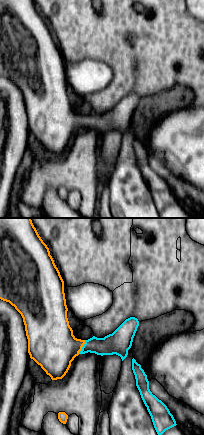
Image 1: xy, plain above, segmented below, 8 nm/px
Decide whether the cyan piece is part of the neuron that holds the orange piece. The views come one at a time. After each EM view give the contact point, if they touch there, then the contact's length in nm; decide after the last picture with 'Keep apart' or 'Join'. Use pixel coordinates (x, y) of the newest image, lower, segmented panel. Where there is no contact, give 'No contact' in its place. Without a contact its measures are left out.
Touches orange at (82, 346). Shared border 130 nm

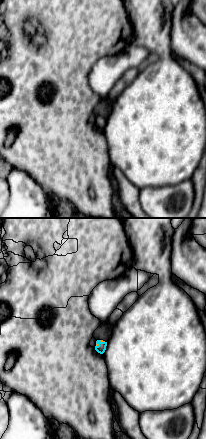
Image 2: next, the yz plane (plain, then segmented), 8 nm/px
Touches orange at (102, 341). Shared border 50 nm

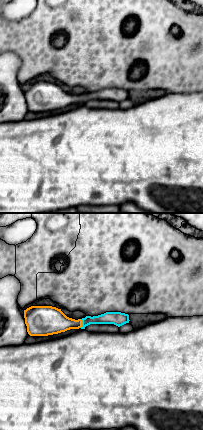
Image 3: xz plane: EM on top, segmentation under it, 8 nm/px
Touches orange at (81, 323). Shared border 70 nm

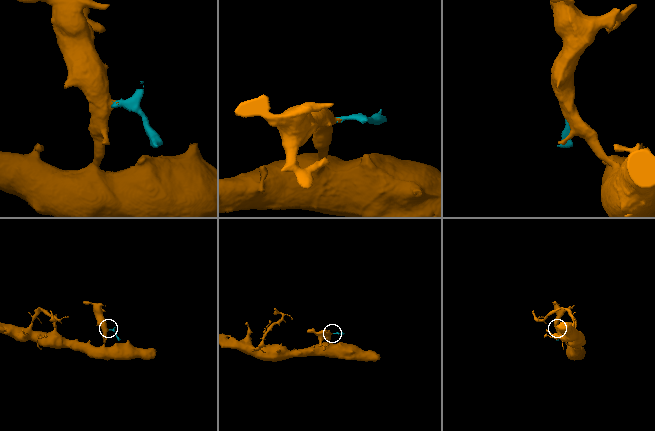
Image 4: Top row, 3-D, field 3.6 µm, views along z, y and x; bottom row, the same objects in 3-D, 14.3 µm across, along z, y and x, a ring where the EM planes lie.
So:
Join

